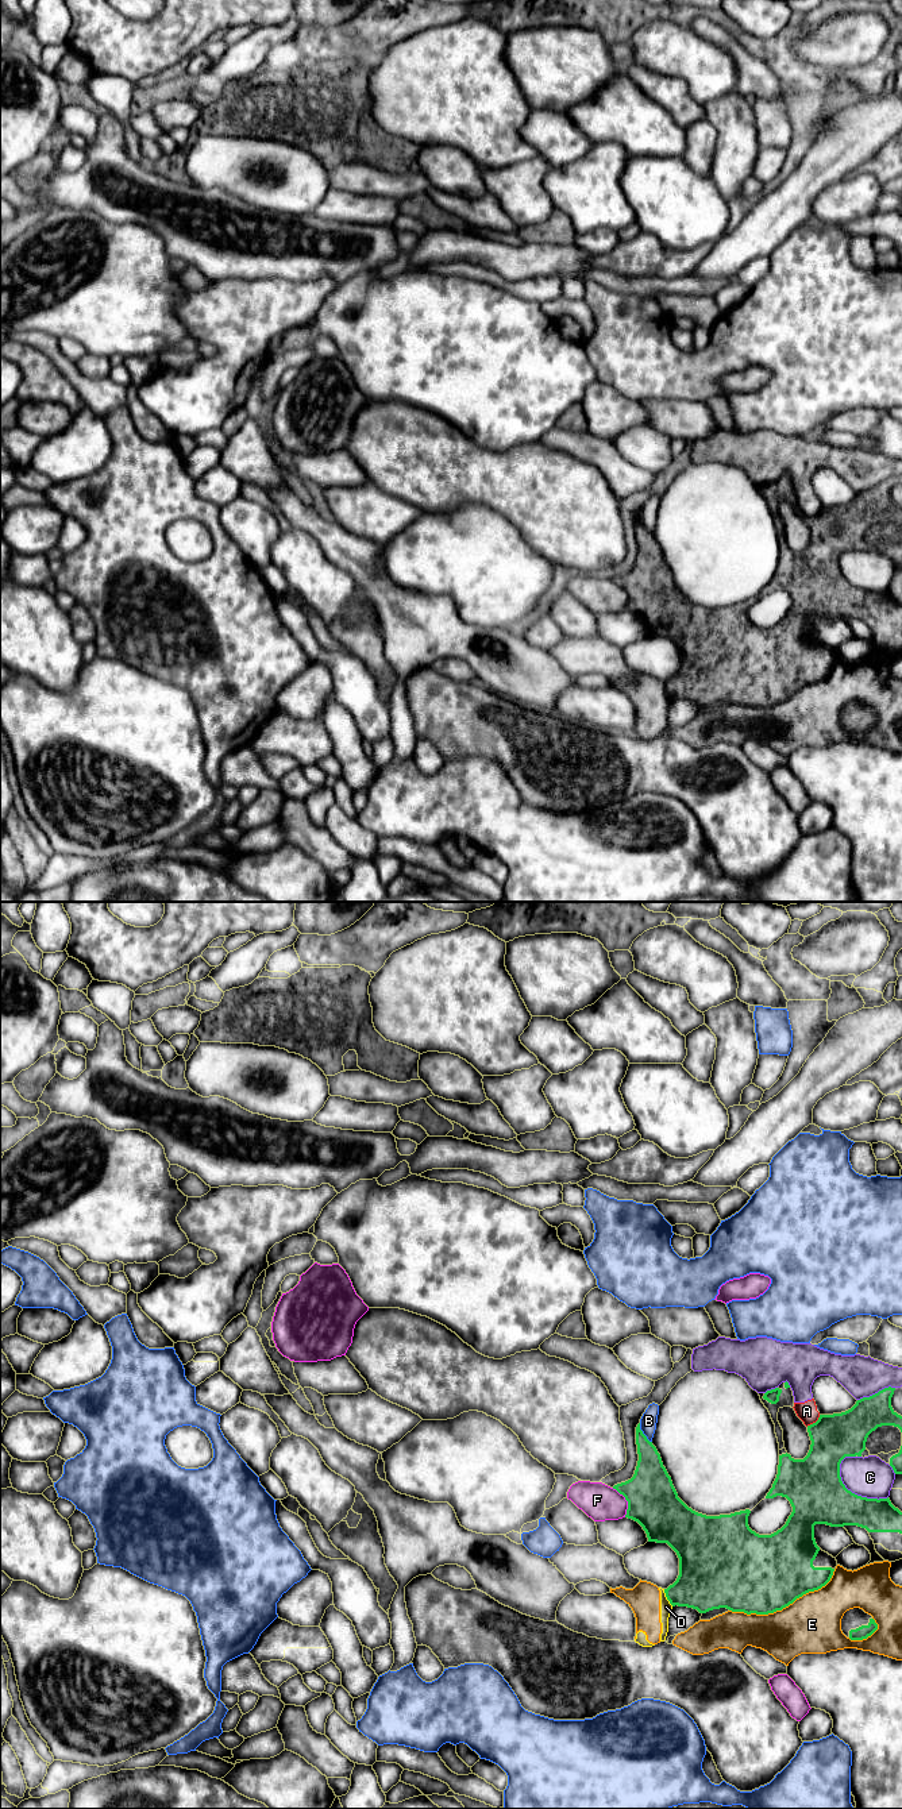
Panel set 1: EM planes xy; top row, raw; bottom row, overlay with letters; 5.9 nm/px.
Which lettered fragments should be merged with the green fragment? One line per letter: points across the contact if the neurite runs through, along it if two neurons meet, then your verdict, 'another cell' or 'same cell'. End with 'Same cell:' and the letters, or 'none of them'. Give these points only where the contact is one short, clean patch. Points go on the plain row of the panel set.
A: another cell
B: another cell
C: another cell
D: along xy (663, 682), (673, 698) | another cell
E: another cell
F: another cell
Same cell: none of them

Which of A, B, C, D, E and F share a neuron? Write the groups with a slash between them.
A C D E / B / F

